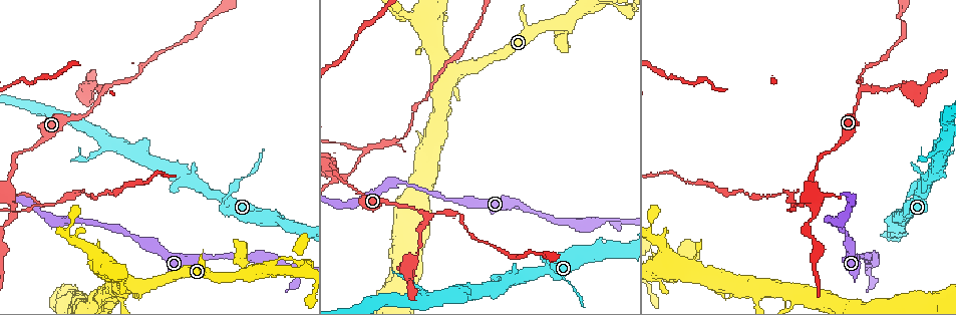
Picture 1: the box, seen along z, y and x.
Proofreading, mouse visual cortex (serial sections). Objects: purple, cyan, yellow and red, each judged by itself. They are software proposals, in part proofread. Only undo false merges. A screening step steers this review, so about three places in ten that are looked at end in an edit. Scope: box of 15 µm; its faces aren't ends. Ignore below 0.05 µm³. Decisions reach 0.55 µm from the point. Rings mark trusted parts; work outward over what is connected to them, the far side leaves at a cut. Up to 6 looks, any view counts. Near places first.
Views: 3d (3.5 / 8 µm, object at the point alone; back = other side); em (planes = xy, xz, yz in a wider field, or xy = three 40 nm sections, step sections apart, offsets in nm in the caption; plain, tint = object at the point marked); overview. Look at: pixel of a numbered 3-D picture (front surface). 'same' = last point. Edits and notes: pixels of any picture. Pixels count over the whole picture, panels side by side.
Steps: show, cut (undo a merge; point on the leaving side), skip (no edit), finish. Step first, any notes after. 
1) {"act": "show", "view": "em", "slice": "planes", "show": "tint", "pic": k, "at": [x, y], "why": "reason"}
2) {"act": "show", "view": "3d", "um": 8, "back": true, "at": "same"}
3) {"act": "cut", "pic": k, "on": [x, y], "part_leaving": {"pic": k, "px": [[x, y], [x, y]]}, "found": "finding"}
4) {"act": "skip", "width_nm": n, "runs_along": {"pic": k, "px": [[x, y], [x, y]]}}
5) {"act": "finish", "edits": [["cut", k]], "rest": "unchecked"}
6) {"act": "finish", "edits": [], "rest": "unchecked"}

{"act": "show", "view": "3d", "um": 3.5, "back": true, "pic": 1, "at": [38, 142], "why": "sudden change in width"}

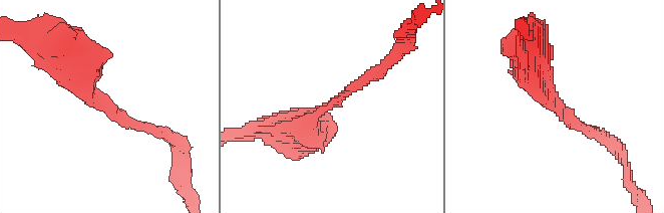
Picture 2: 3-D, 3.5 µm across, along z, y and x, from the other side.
{"act": "show", "view": "em", "slice": "xy", "step": 3, "show": "tint", "pic": 2, "at": [101, 104], "arm_widths_nm": [150, 600]}

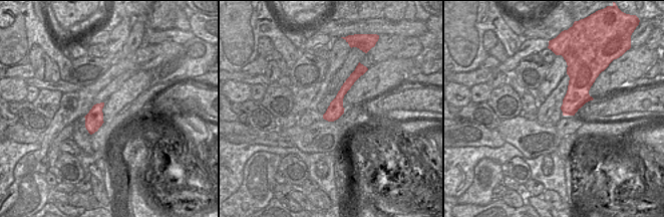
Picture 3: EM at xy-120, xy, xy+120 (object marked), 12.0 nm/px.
{"act": "skip", "runs_along": {"pic": 2, "px": [[70, 53], [94, 102], [153, 131]]}, "found": "all the same cell"}

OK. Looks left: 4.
{"act": "show", "view": "3d", "um": 3.5, "pic": 1, "at": [820, 195], "why": "four arms meet"}

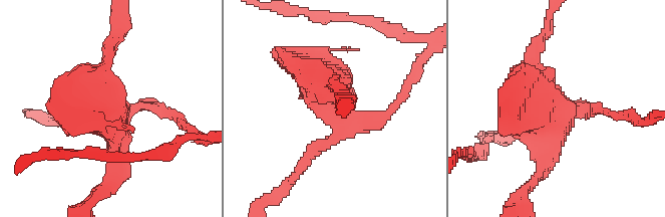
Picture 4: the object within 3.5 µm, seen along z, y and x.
{"act": "show", "view": "em", "slice": "xy", "step": 2, "show": "tint", "pic": 4, "at": [564, 109], "why": "need the tissue"}

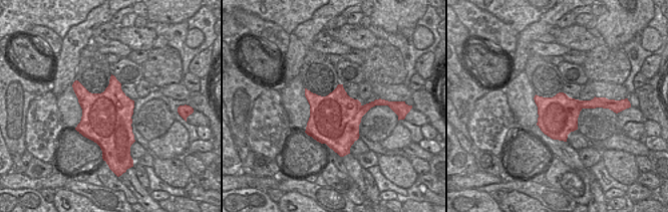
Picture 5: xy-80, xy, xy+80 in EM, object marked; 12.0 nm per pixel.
{"act": "cut", "pic": 4, "on": [312, 156], "width_nm": 600, "part_leaving": {"pic": 4, "px": [[350, 120], [378, 120], [418, 67]]}, "found": "a second cell is stuck on"}

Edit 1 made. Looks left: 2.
{"act": "show", "view": "overview", "why": "see it whole again"}

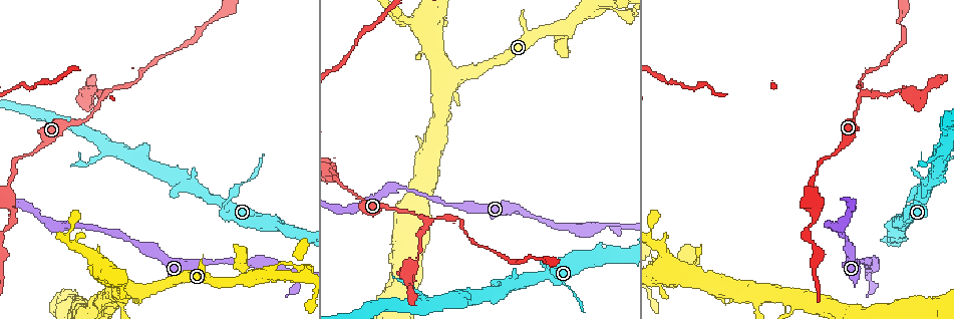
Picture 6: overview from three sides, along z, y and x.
{"act": "show", "view": "3d", "um": 3.5, "back": true, "pic": 6, "at": [105, 91], "why": "narrows sharply"}

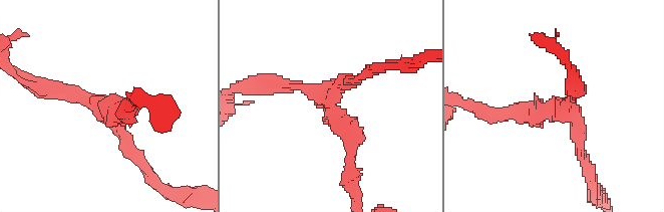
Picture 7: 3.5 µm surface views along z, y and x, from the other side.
{"act": "skip", "runs_along": {"pic": 7, "px": [[583, 160], [565, 108], [509, 114]]}, "found": "all the same cell"}

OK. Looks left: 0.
{"act": "finish", "edits": [["cut", 4]], "rest": "unchecked"}

